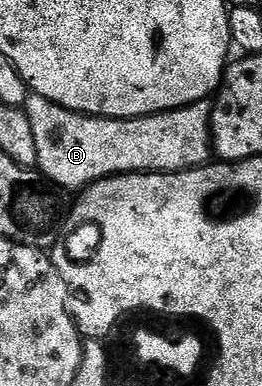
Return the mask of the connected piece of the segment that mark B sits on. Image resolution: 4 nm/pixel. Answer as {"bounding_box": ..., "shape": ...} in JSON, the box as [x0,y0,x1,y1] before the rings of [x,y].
{"bounding_box":[25,94,212,192],"shape":[[[31,94],[25,103],[37,144],[37,166],[60,191],[82,192],[114,174],[176,174],[212,161],[211,102],[204,100],[144,118],[100,118],[78,114]]]}

